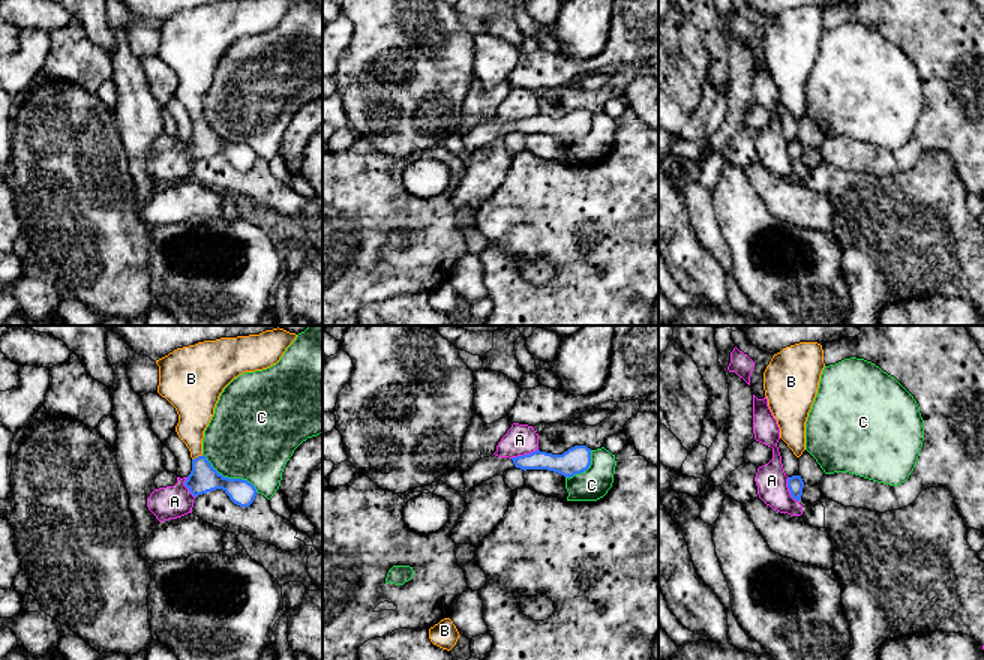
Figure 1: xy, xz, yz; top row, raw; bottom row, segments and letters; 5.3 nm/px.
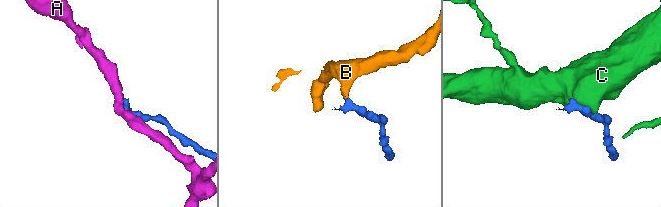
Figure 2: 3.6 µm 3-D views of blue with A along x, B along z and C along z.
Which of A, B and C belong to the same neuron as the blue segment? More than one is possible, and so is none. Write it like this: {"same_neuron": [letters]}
{"same_neuron": ["B"]}

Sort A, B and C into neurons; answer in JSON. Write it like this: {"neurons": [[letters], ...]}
{"neurons": [["A"], ["B"], ["C"]]}

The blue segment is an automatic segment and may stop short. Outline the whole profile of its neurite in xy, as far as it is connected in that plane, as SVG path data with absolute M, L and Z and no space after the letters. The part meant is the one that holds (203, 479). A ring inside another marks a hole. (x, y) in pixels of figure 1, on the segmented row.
M278 327L260 334L198 342L156 360L158 393L176 408L176 432L190 452L192 471L184 486L195 498L222 489L240 507L254 502L258 492L252 483L224 477L202 454L204 430L224 388L244 372L276 364L296 338Z

